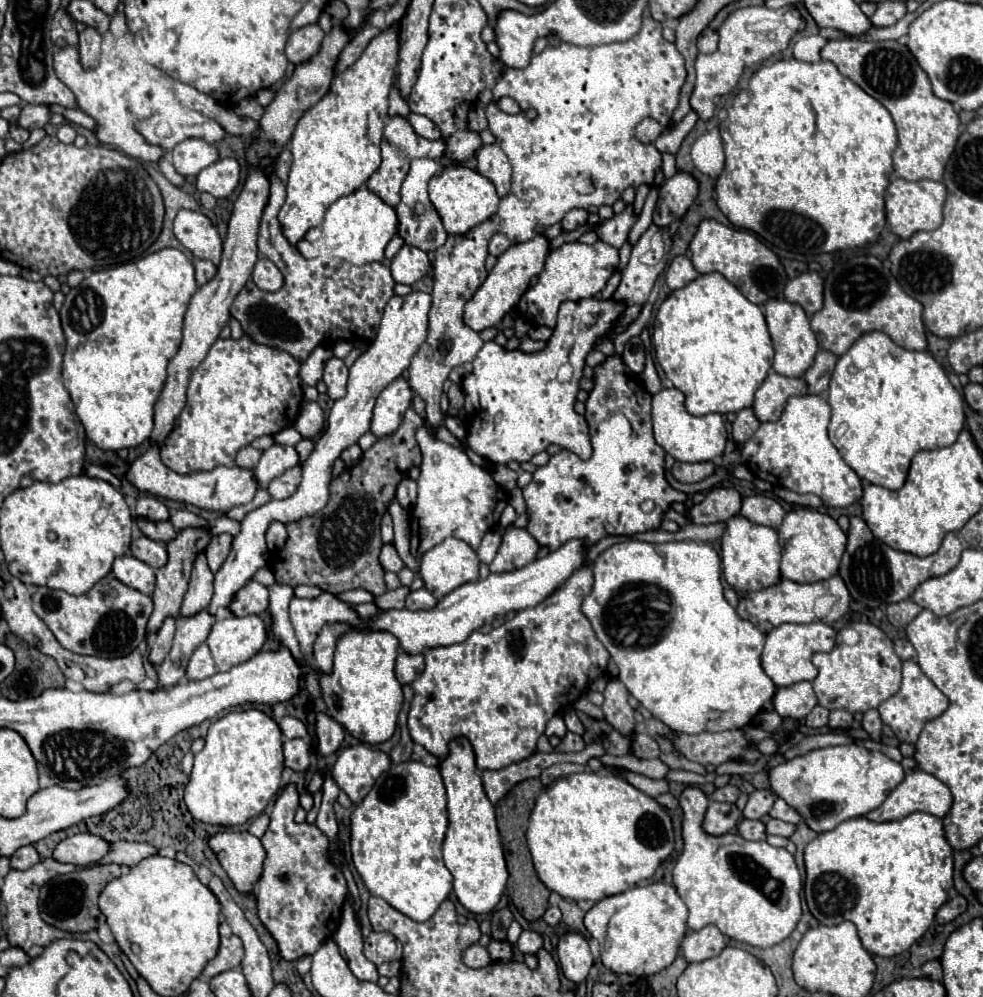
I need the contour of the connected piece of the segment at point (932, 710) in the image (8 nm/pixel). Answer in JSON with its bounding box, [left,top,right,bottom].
[879,660,949,744]

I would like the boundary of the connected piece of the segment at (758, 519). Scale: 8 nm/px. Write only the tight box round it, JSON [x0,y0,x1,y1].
[741,494,785,528]

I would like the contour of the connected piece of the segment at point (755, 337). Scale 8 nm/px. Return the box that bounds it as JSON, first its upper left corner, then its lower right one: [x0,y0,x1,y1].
[652,272,773,416]

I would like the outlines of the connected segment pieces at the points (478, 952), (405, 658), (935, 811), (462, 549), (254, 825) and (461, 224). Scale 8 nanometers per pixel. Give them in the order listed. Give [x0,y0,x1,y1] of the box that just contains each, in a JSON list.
[[463,944,491,968],[395,652,423,684],[867,770,953,822],[421,538,479,598],[249,814,269,838],[429,164,499,234]]

